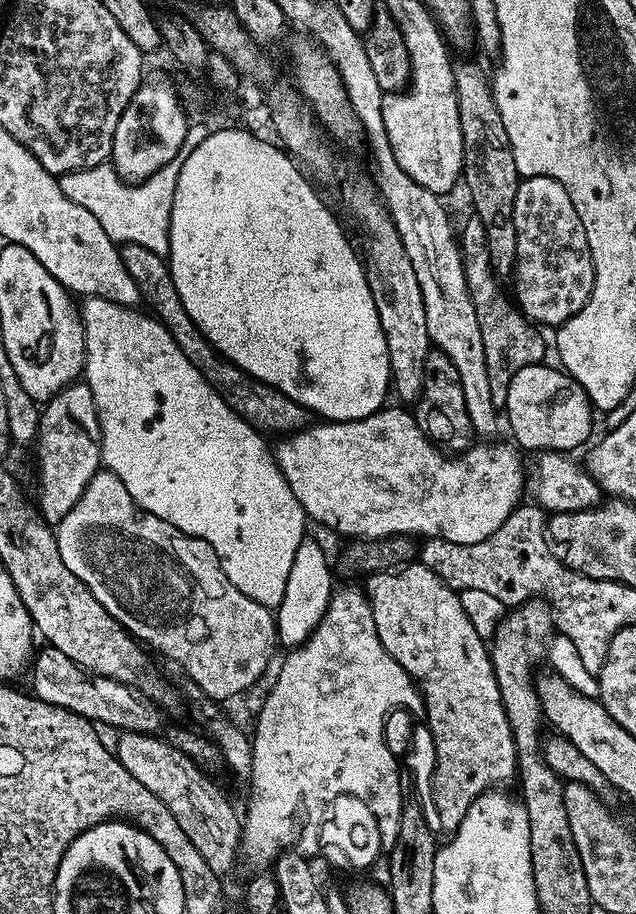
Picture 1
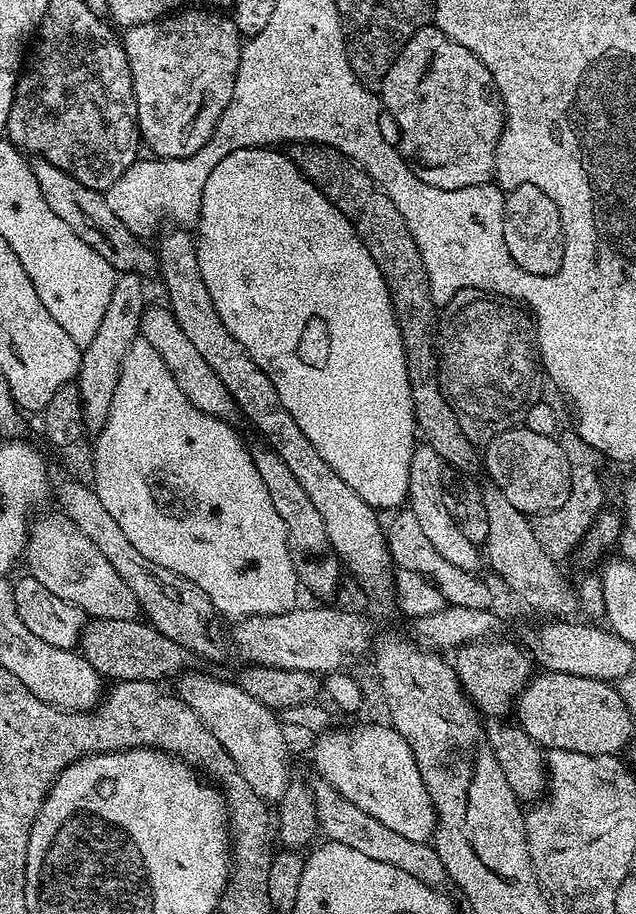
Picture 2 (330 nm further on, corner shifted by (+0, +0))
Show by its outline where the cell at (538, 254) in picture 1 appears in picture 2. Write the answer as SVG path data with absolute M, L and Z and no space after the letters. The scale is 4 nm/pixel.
M523 184L511 189L504 196L504 221L502 234L506 238L506 250L510 250L510 258L522 270L539 276L554 274L562 266L564 253L564 231L562 218L558 214L558 206L550 202L550 197L542 194L538 186Z

